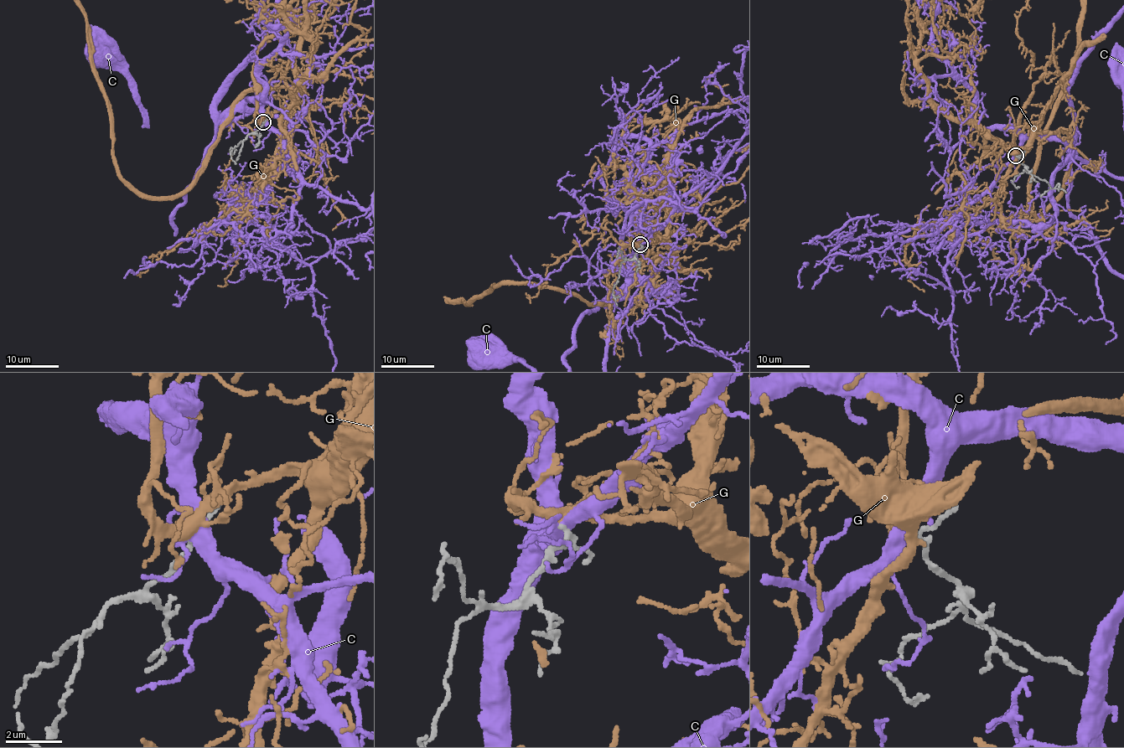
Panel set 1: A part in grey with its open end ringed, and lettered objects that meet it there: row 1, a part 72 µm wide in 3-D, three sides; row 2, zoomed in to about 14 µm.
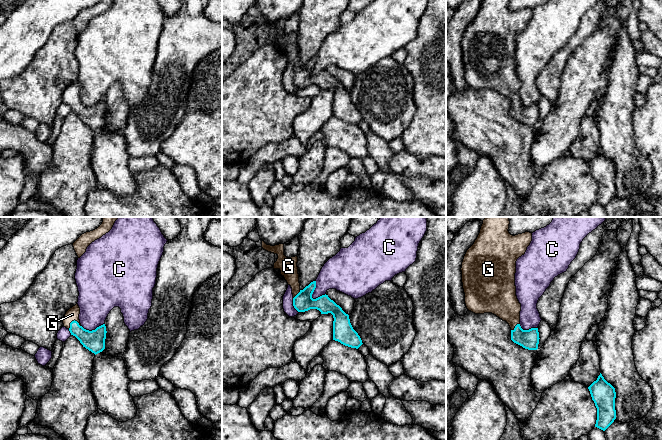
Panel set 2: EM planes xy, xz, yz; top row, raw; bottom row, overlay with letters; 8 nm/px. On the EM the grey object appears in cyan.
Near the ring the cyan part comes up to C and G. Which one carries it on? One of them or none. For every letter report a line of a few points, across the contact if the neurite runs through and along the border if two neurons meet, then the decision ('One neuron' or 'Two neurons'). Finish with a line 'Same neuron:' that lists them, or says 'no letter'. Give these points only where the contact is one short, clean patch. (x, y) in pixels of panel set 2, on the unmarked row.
C: Line: xz (315, 57), (315, 65), (312, 70), (313, 75). Two neurons
G: Line: xy (94, 117), (88, 115), (72, 97), (72, 90). One neuron
Same neuron: G

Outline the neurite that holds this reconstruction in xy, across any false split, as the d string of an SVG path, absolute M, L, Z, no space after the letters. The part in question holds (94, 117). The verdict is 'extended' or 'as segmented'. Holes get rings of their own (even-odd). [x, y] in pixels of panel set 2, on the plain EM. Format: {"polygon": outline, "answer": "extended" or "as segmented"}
{"polygon": "M76 80L66 88L63 96L64 103L80 117L83 123L95 131L102 128L105 125L107 109L105 100L92 107L86 106L80 100L79 90L80 84Z", "answer": "extended"}

